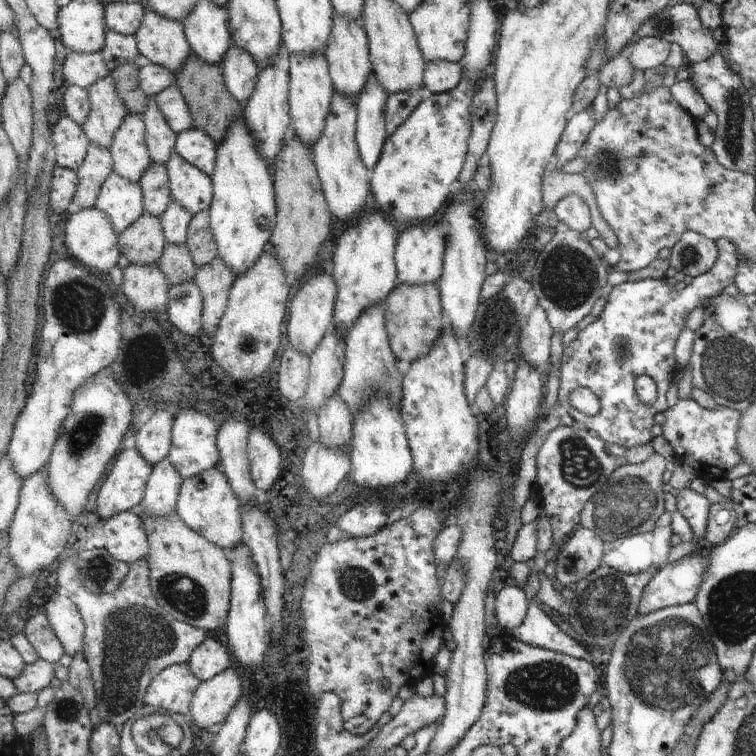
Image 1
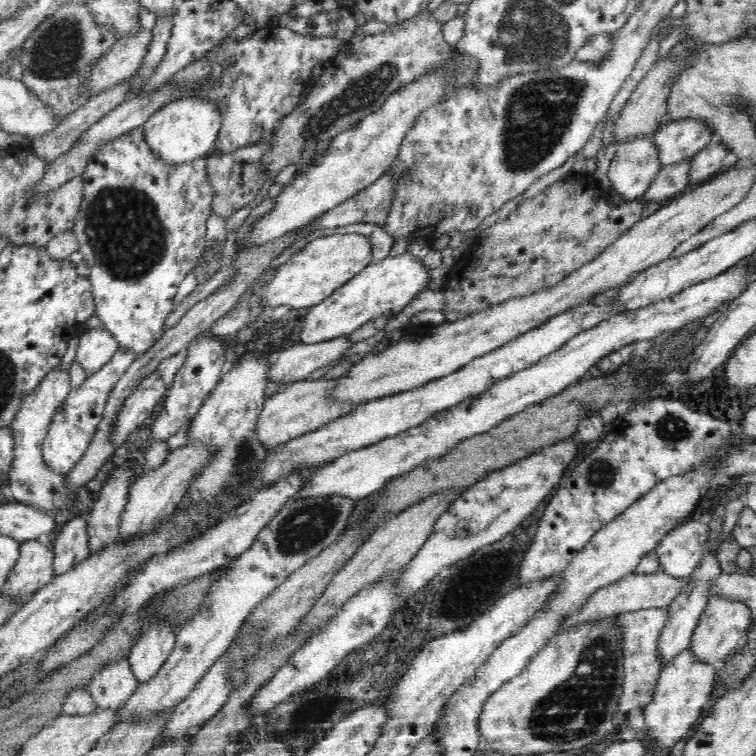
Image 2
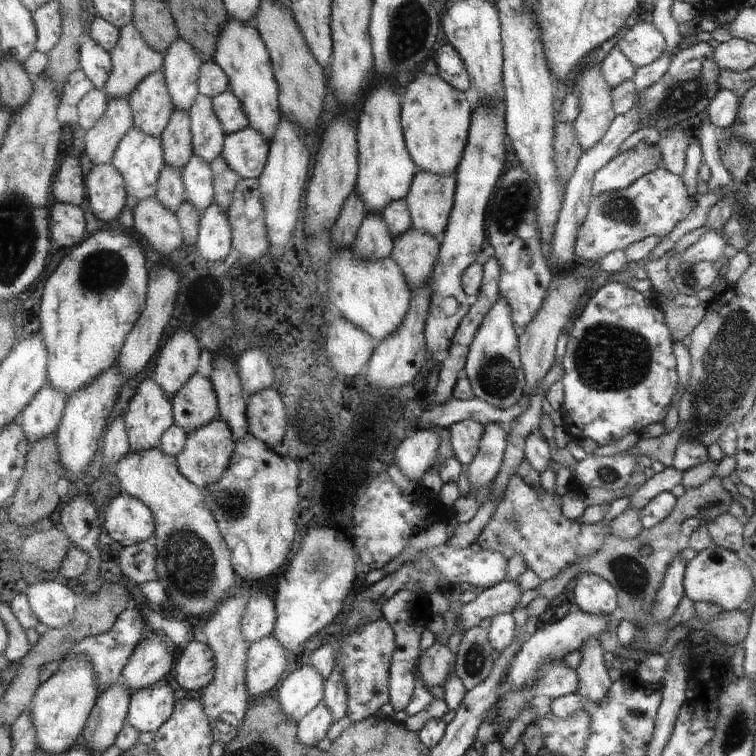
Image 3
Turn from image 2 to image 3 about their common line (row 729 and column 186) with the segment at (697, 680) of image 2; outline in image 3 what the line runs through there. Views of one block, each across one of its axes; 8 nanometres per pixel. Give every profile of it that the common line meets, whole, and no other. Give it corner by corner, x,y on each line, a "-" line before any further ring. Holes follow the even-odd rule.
191,641
177,655
175,676
178,684
189,692
199,692
215,678
215,654
207,643

